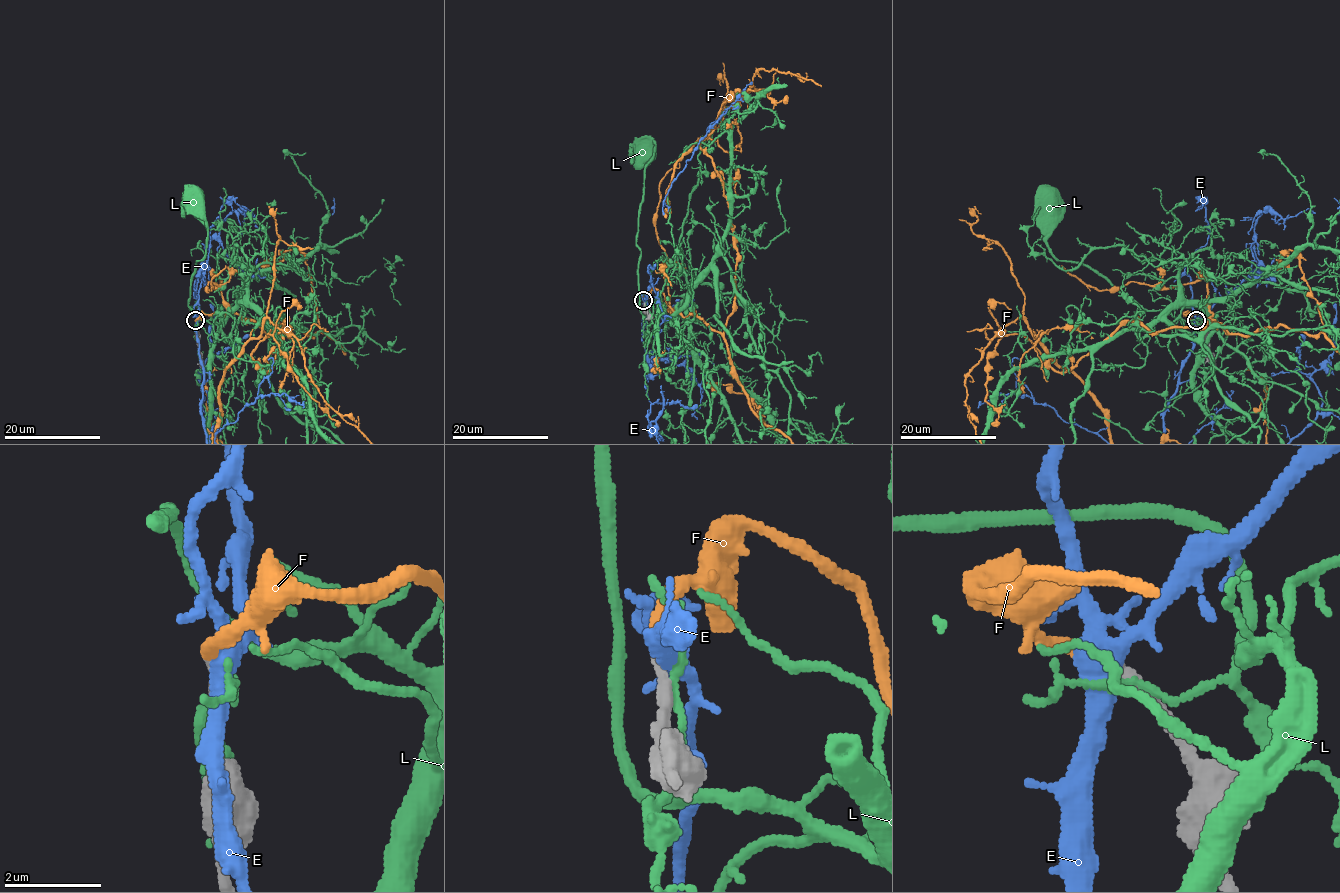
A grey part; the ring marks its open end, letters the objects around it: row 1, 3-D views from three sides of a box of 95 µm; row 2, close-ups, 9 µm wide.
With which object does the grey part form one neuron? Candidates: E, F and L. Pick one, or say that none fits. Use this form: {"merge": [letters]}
{"merge": ["F"]}

